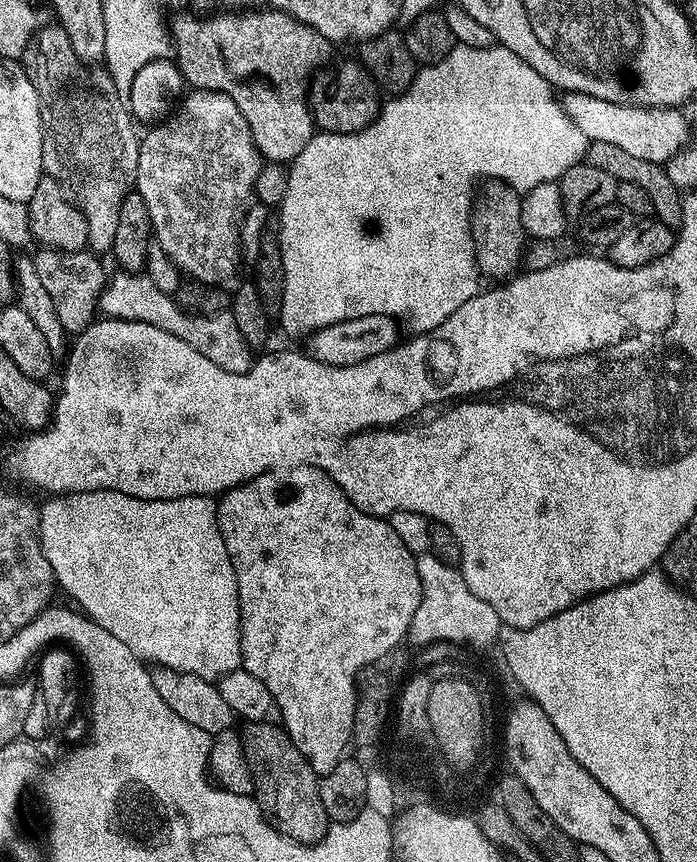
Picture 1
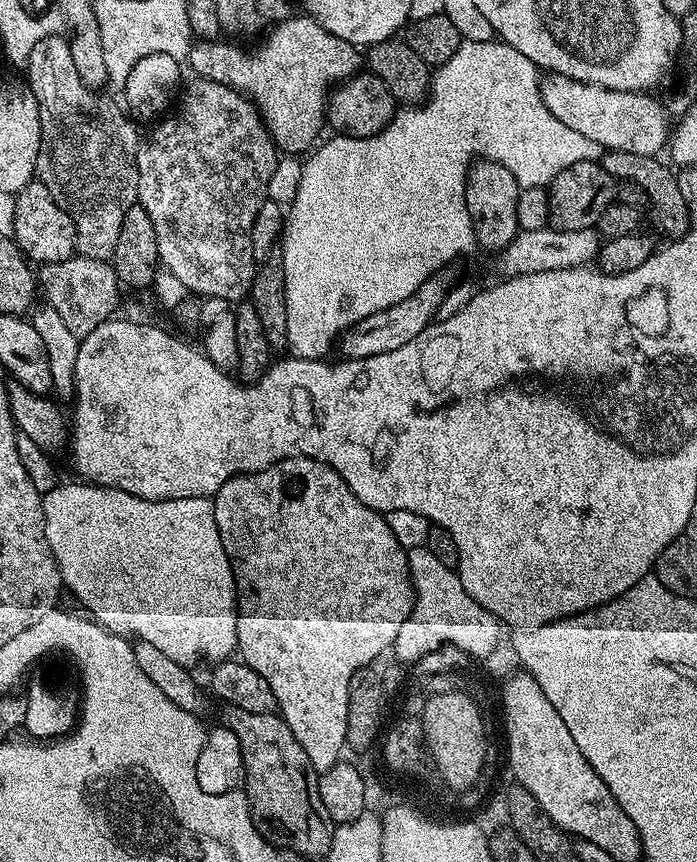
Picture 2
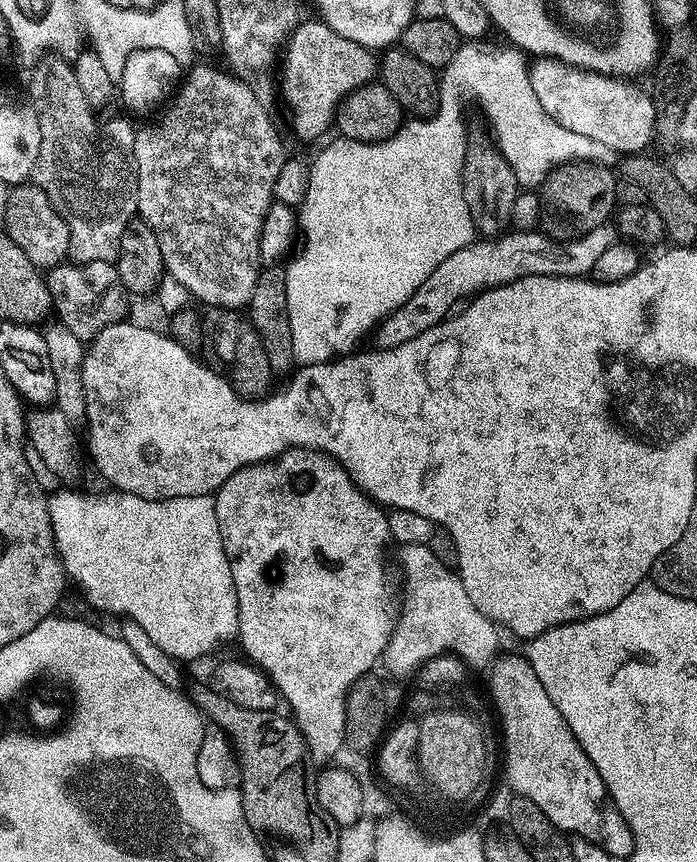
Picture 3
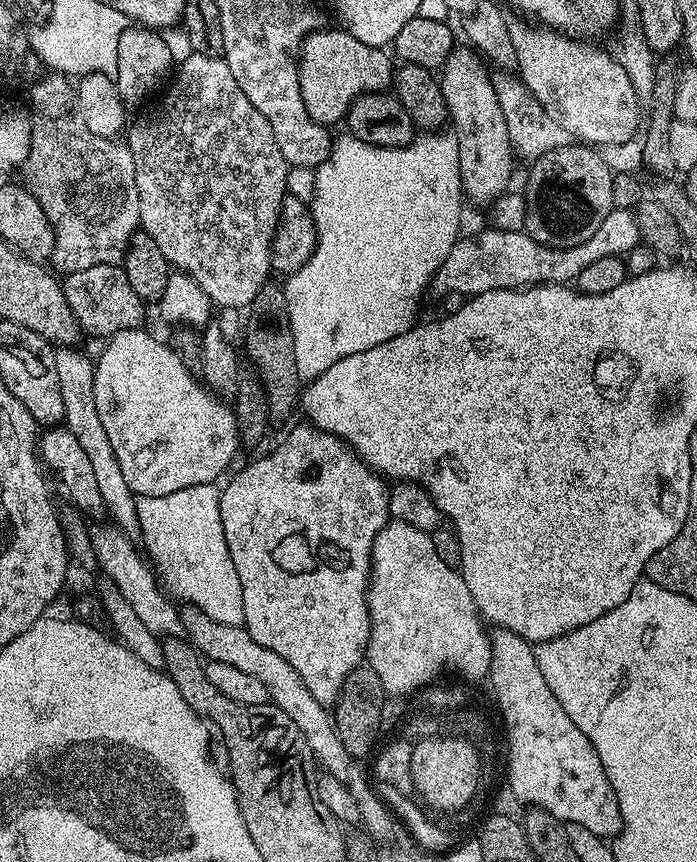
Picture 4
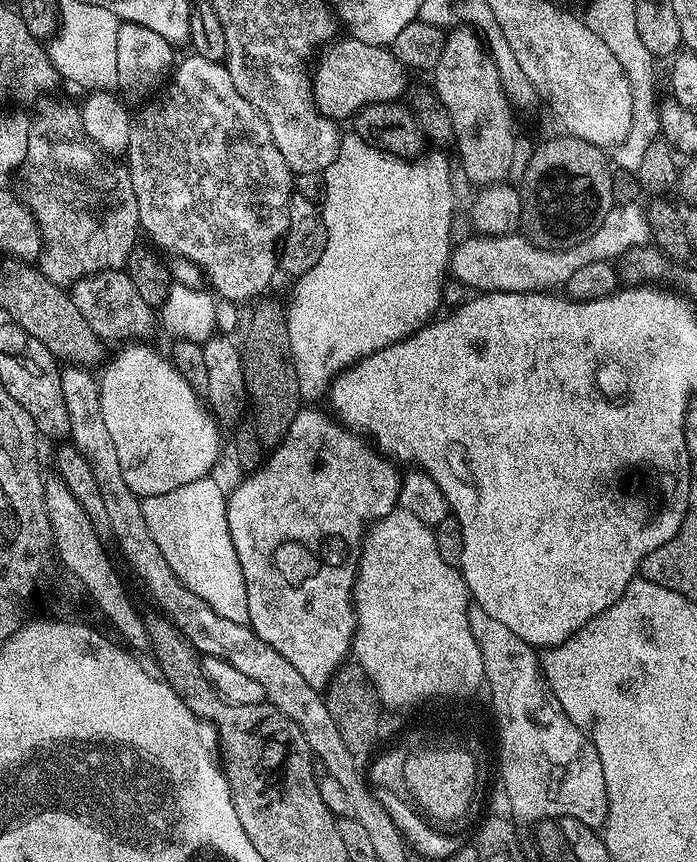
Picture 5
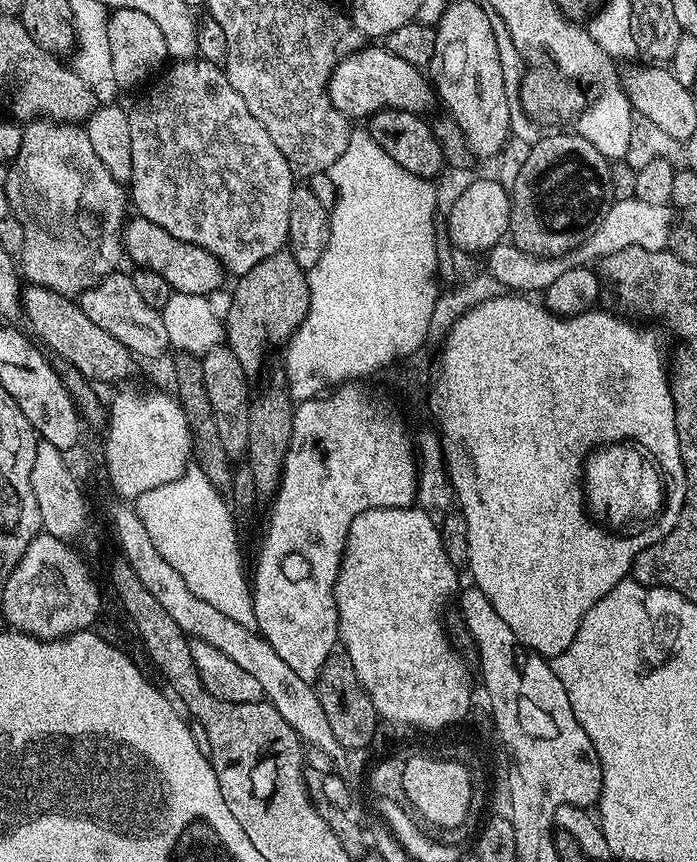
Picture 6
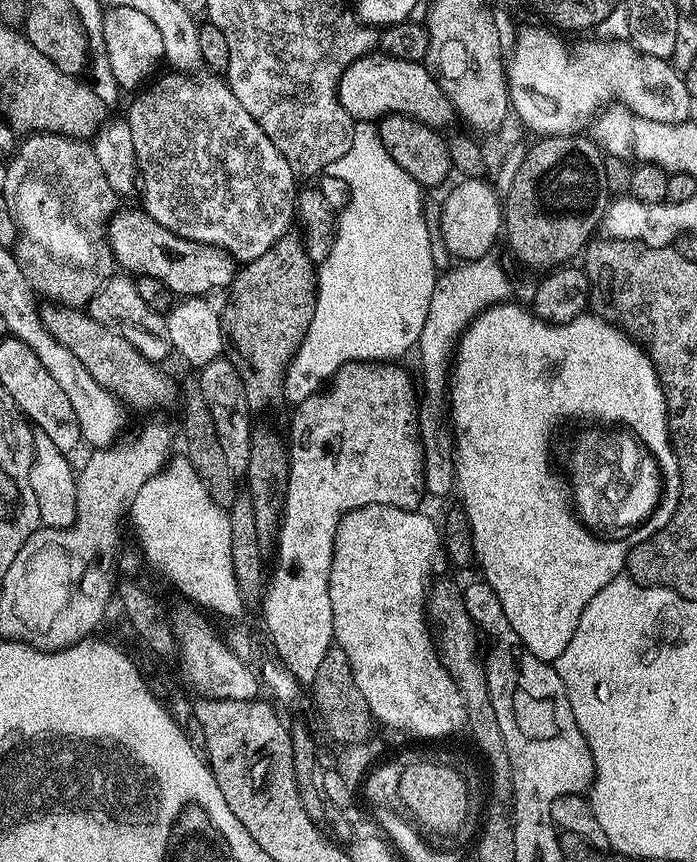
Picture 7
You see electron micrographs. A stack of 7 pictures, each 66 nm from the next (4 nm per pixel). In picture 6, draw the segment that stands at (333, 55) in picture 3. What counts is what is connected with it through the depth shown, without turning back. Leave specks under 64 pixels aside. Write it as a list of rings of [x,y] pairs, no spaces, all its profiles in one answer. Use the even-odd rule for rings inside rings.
[[[362,46],[358,51],[342,58],[342,62],[338,62],[338,66],[330,74],[328,97],[343,116],[360,122],[373,116],[375,112],[382,111],[383,108],[397,108],[424,114],[432,103],[437,103],[438,97],[433,85],[421,69],[404,61],[403,58],[390,54],[387,47],[368,47]]]

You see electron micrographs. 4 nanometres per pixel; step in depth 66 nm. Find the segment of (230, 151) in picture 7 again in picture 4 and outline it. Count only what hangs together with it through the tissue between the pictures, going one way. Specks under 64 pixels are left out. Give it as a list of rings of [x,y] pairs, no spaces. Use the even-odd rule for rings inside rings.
[[[193,52],[179,68],[176,81],[174,76],[160,105],[153,112],[138,117],[133,124],[131,121],[126,132],[128,149],[134,154],[140,228],[158,242],[158,250],[166,254],[173,269],[187,272],[206,290],[213,305],[244,310],[264,284],[269,283],[268,274],[273,271],[272,240],[283,200],[288,195],[290,166],[286,158],[282,158],[278,142],[274,142],[270,122],[266,122],[266,118],[254,110],[250,98],[242,94],[242,86],[234,82],[234,74],[230,74],[225,60]]]

